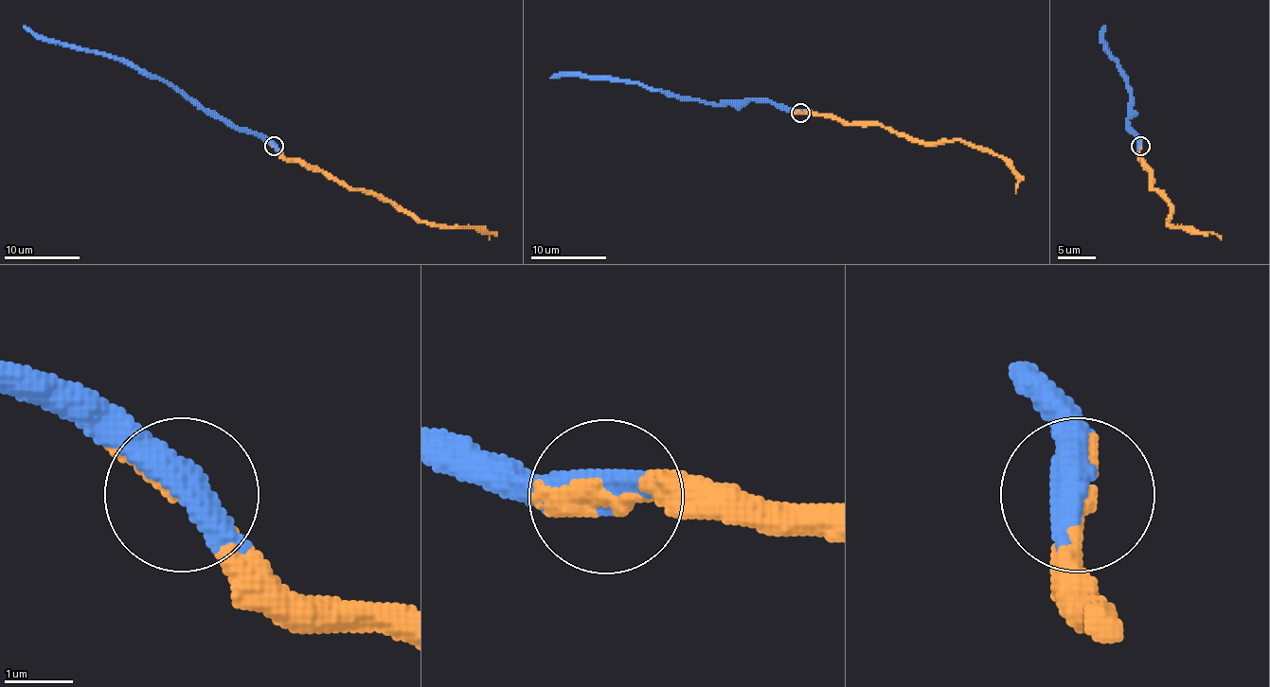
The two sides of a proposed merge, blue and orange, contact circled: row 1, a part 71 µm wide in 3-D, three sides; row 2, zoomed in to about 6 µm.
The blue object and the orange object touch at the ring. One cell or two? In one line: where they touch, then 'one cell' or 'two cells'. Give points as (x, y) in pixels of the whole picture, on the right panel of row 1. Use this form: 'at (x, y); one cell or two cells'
at (1140, 146); one cell

